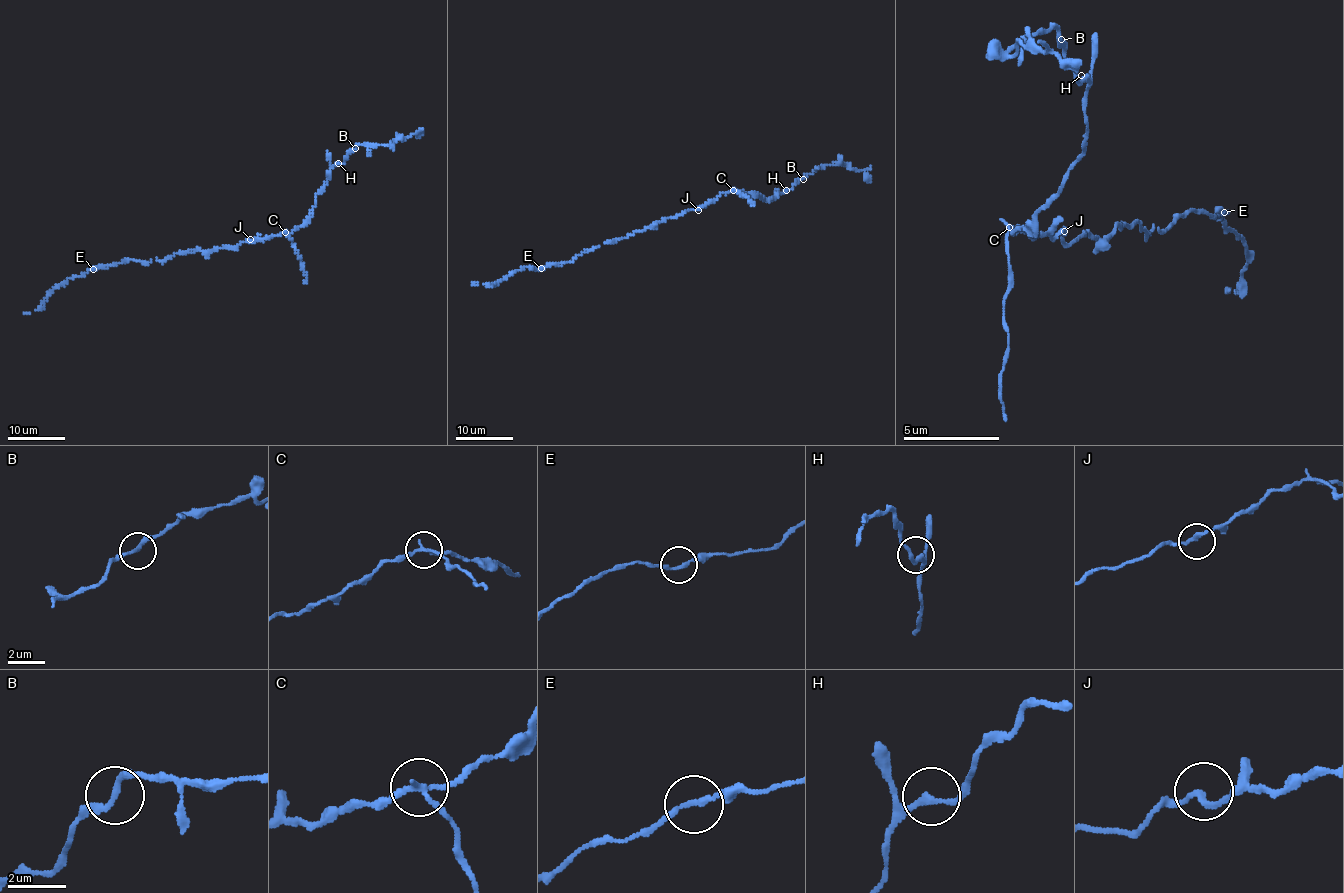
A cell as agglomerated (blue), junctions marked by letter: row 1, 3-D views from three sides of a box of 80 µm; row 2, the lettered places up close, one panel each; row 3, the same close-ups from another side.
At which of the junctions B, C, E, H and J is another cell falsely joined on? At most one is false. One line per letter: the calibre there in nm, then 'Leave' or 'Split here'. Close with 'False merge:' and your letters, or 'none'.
B: Thickness 190 nm. Leave
C: Thickness 180 nm. Split here
E: Thickness 180 nm. Leave
H: Thickness 200 nm. Leave
J: Thickness 180 nm. Leave
False merge: C

